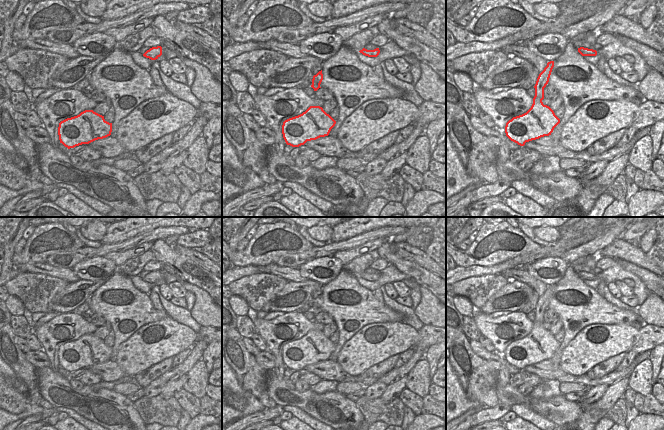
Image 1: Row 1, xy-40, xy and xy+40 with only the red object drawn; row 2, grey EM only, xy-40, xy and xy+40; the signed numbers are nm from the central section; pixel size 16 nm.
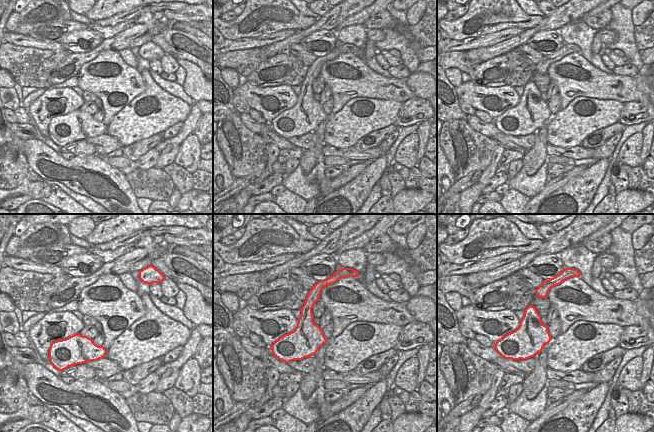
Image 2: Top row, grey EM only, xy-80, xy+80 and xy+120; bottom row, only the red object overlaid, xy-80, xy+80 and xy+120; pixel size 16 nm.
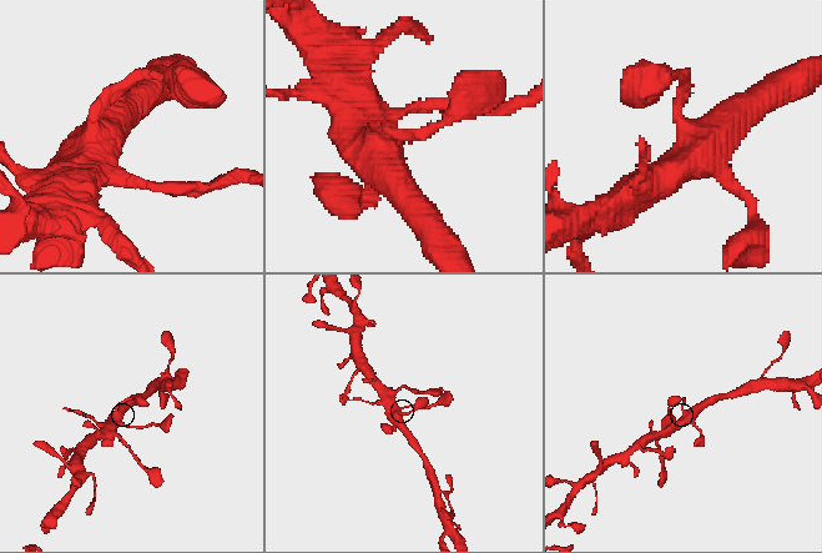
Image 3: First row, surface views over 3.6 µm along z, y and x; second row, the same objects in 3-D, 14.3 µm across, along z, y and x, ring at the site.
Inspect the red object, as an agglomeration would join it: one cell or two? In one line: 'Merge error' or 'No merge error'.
No merge error

